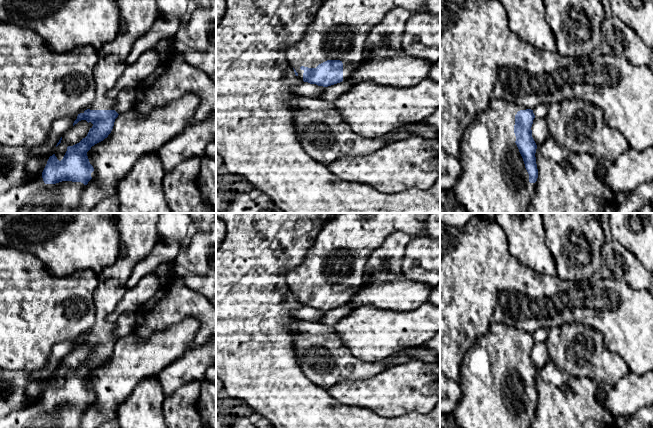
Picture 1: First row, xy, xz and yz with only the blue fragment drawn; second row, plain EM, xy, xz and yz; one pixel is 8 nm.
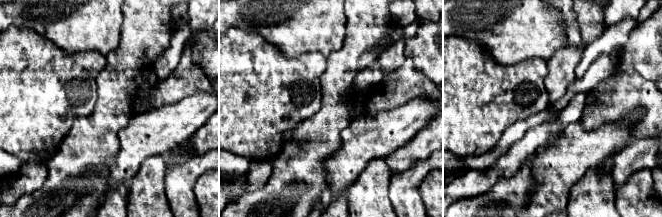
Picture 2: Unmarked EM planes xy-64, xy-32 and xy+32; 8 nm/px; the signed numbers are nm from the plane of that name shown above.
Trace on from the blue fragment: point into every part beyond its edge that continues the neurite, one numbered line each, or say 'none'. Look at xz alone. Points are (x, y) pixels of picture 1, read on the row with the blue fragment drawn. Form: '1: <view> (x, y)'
1: xz (338, 32)

